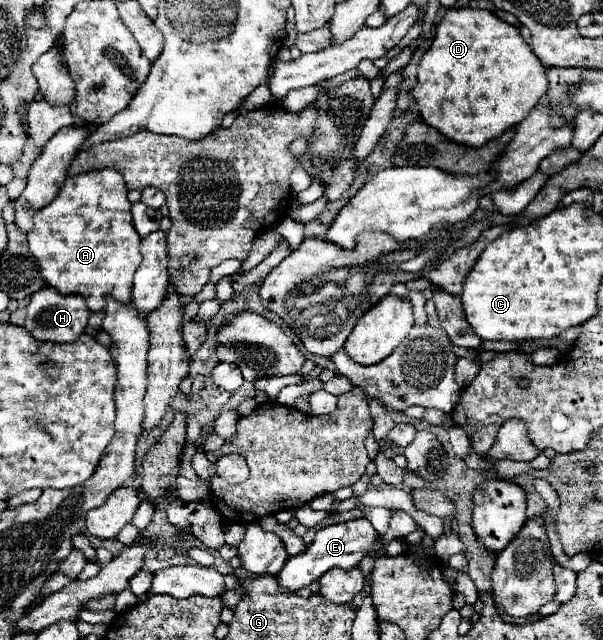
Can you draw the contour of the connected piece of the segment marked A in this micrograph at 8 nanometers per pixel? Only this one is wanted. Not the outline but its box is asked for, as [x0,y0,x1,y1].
[27,168,141,310]

